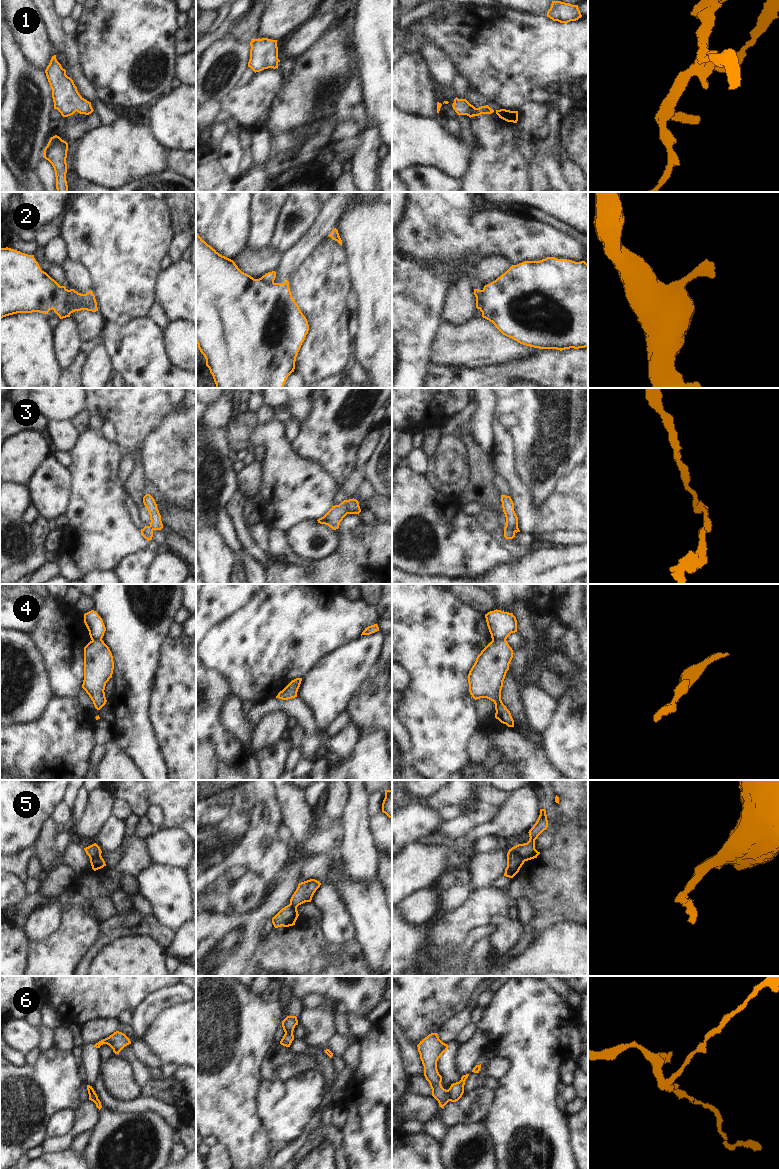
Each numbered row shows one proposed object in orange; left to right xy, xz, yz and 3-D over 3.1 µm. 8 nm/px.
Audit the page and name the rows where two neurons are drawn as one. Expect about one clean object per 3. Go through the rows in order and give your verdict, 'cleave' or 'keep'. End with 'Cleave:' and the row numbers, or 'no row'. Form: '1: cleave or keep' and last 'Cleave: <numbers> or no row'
1: keep
2: cleave
3: cleave
4: cleave
5: cleave
6: cleave
Cleave: 2, 3, 4, 5, 6

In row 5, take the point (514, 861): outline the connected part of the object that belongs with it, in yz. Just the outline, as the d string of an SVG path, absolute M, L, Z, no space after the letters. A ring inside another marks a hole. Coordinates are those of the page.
M514 847L507 853L507 867L504 876L513 878L520 870L525 860L516 852Z

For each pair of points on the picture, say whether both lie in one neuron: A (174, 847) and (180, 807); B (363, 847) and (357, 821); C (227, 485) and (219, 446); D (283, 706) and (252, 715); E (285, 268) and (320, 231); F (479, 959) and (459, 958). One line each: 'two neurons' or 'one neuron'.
A: two neurons
B: one neuron
C: one neuron
D: one neuron
E: one neuron
F: two neurons

